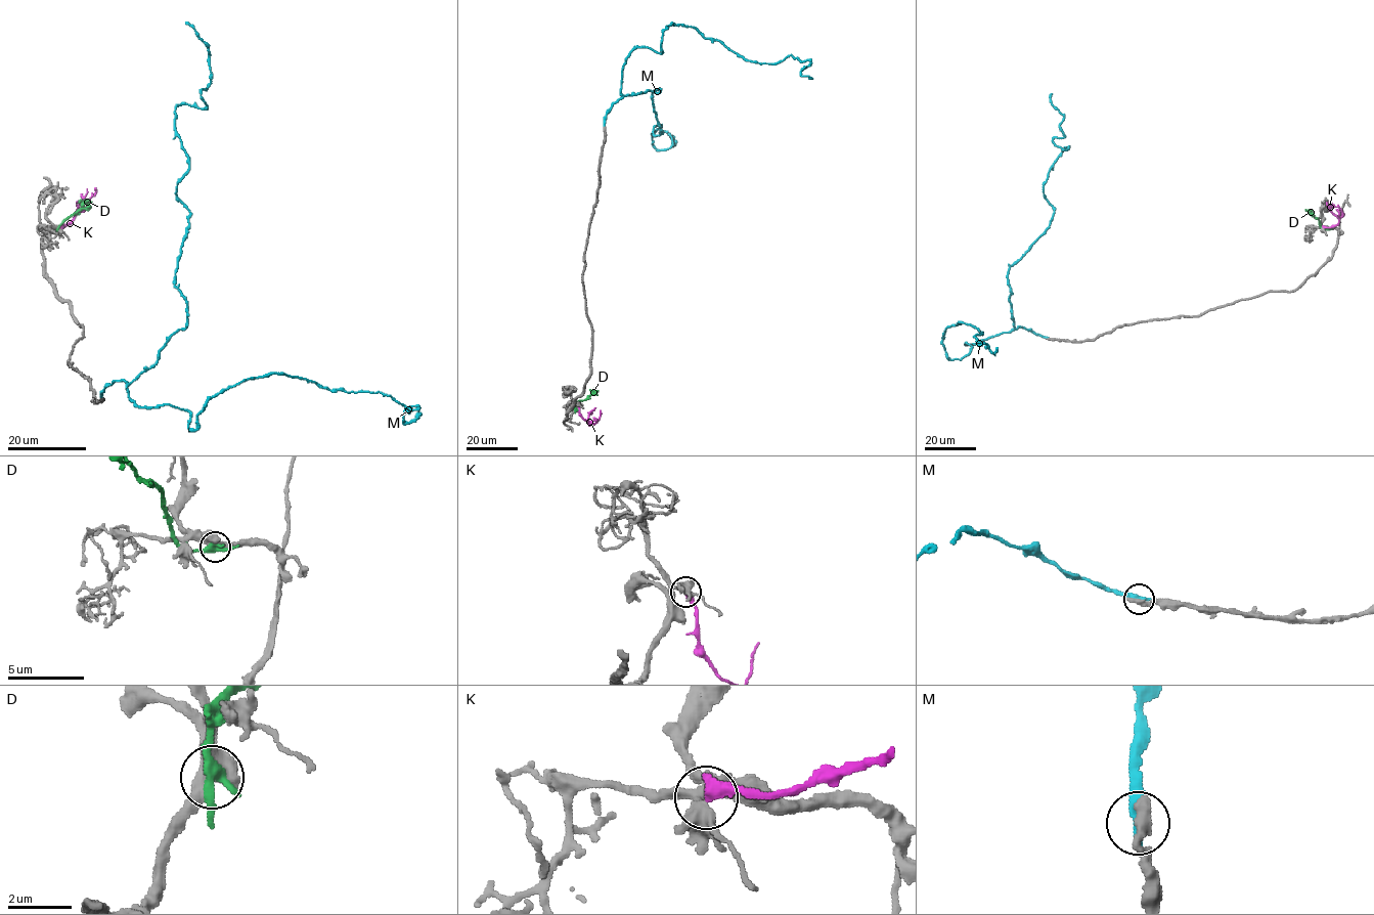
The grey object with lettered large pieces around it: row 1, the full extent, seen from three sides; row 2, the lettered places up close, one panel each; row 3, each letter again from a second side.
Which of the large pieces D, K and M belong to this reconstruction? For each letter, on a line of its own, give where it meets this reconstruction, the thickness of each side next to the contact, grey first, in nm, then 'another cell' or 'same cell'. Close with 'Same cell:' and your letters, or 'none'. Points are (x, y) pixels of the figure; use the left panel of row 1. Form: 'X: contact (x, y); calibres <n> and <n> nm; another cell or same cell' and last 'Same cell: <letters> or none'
D: contact (56, 229); calibres 600 and 360 nm; another cell
K: contact (60, 228); calibres 360 and 440 nm; another cell
M: contact (101, 397); calibres 440 and 400 nm; another cell
Same cell: none

